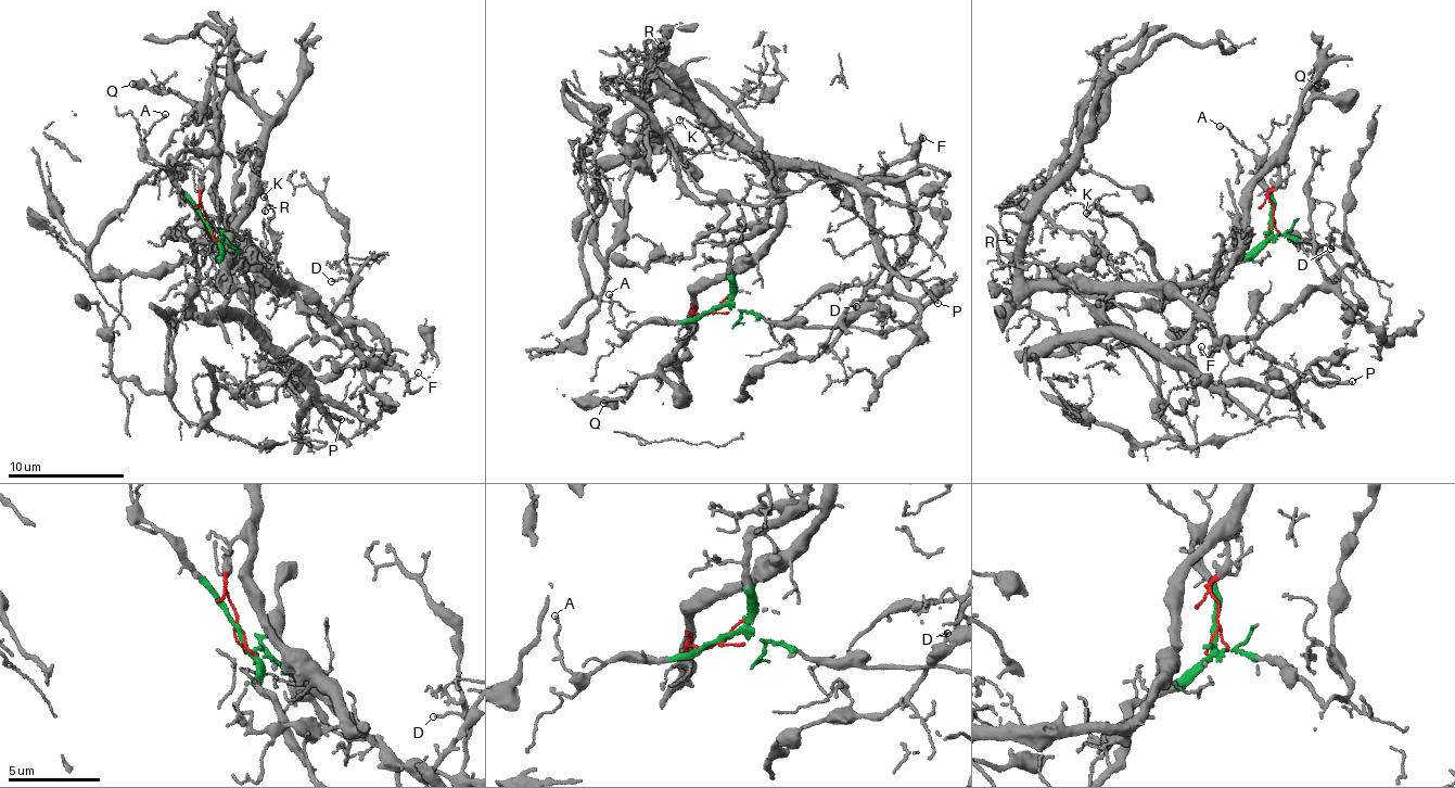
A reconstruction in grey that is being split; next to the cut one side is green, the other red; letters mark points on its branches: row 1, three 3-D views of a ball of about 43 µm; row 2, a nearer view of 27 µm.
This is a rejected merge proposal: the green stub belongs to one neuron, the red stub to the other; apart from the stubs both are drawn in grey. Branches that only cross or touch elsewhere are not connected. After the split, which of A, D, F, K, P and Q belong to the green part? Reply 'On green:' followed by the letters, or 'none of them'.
On green: A, P

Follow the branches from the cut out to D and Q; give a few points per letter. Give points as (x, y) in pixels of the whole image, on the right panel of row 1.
D: (1272, 227), (1276, 164), (1233, 264), (1172, 286), (1217, 337), (1249, 338), (1306, 297), (1330, 248)
Q: (1272, 227), (1274, 202), (1268, 191), (1289, 131), (1307, 104), (1314, 86), (1318, 89), (1318, 85)

